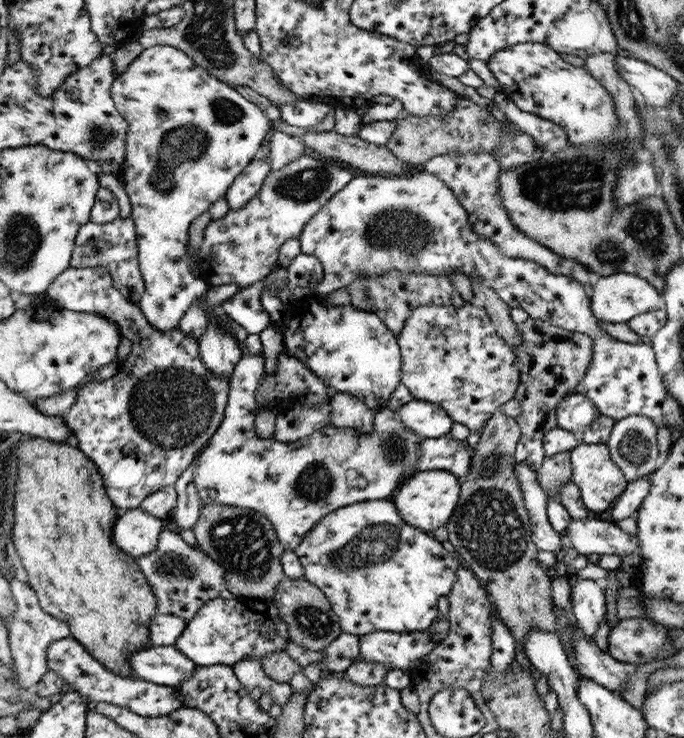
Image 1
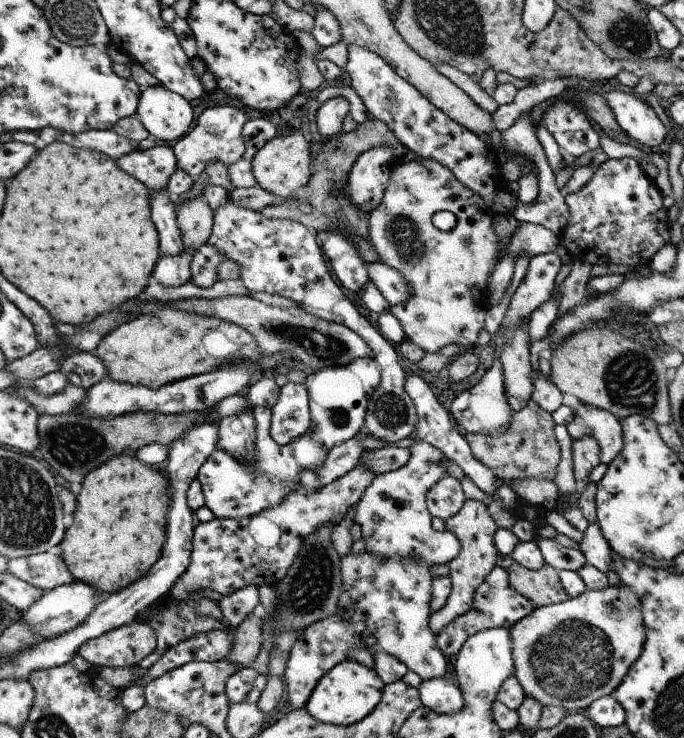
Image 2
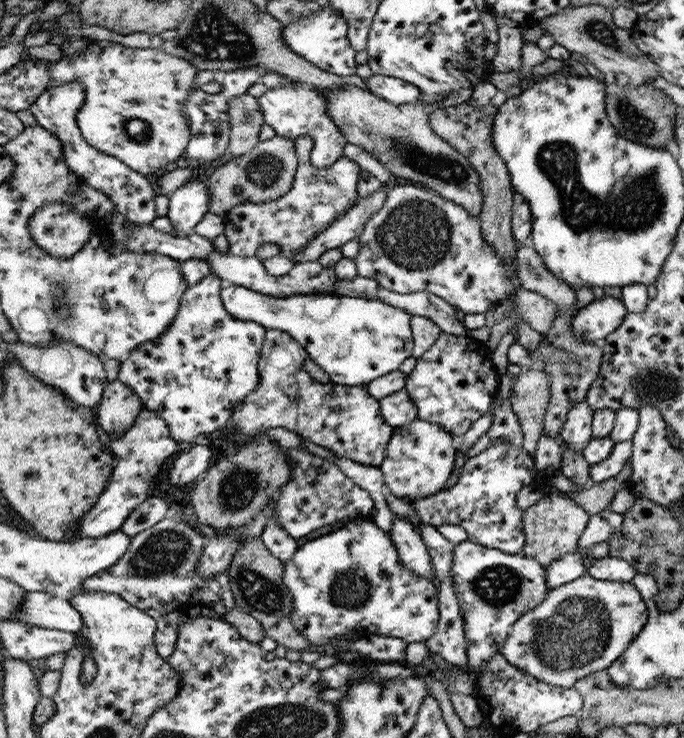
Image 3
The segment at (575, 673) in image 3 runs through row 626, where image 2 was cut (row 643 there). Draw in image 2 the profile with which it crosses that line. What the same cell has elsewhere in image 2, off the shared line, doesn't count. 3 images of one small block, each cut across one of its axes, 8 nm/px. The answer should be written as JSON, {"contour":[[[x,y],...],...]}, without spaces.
{"contour":[[[624,584],[597,591],[586,590],[580,596],[555,605],[535,607],[528,616],[509,628],[515,668],[513,675],[525,696],[537,700],[542,708],[563,708],[567,712],[584,710],[594,700],[612,695],[640,656],[645,639],[642,615],[639,597]]]}

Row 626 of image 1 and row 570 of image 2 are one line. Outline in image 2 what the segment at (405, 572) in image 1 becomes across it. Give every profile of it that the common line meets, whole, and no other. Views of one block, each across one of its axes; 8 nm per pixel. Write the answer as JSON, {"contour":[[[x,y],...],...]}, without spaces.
{"contour":[[[366,551],[357,555],[348,554],[342,558],[344,591],[340,596],[339,612],[330,619],[311,624],[303,630],[299,639],[293,644],[282,676],[286,682],[290,706],[294,711],[306,708],[308,699],[318,686],[319,680],[338,663],[350,659],[350,650],[356,646],[365,648],[372,656],[376,651],[393,654],[423,681],[442,678],[446,674],[445,654],[438,648],[435,634],[429,627],[429,615],[432,614],[429,604],[433,581],[429,568],[421,559],[381,559]]]}

